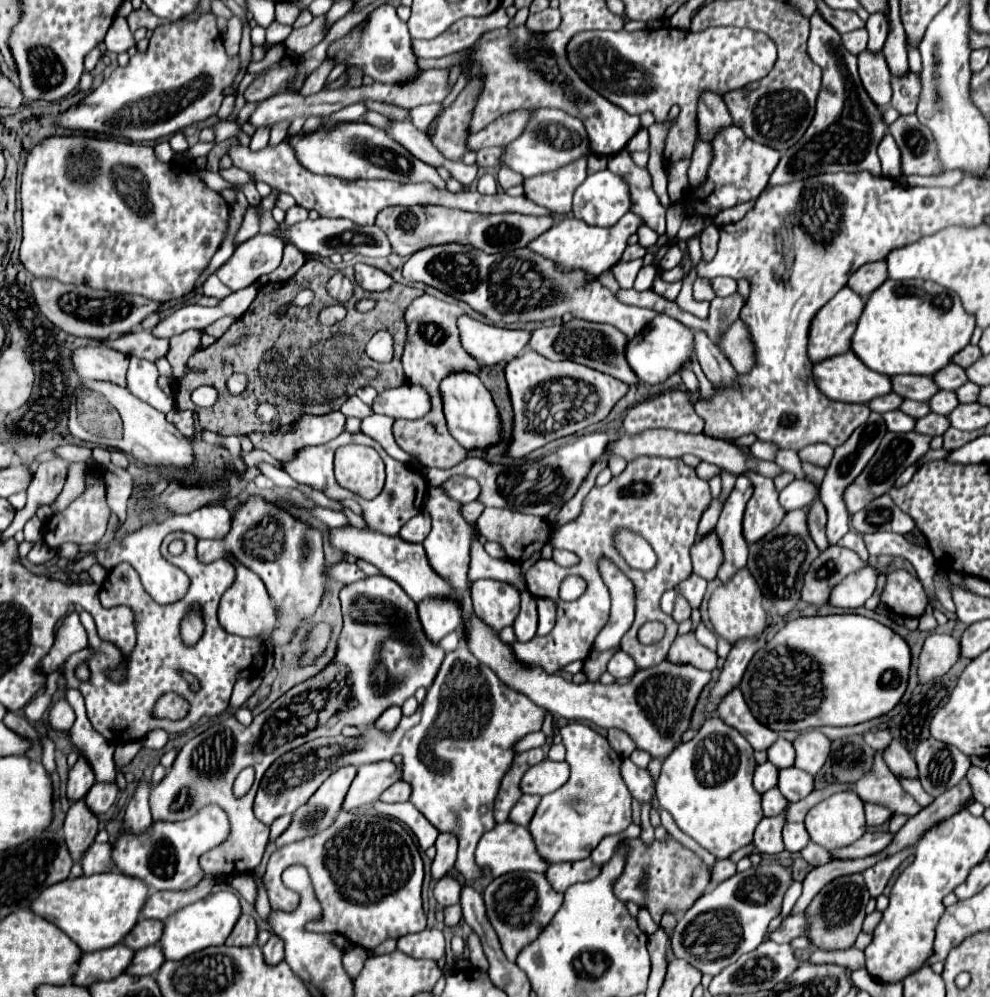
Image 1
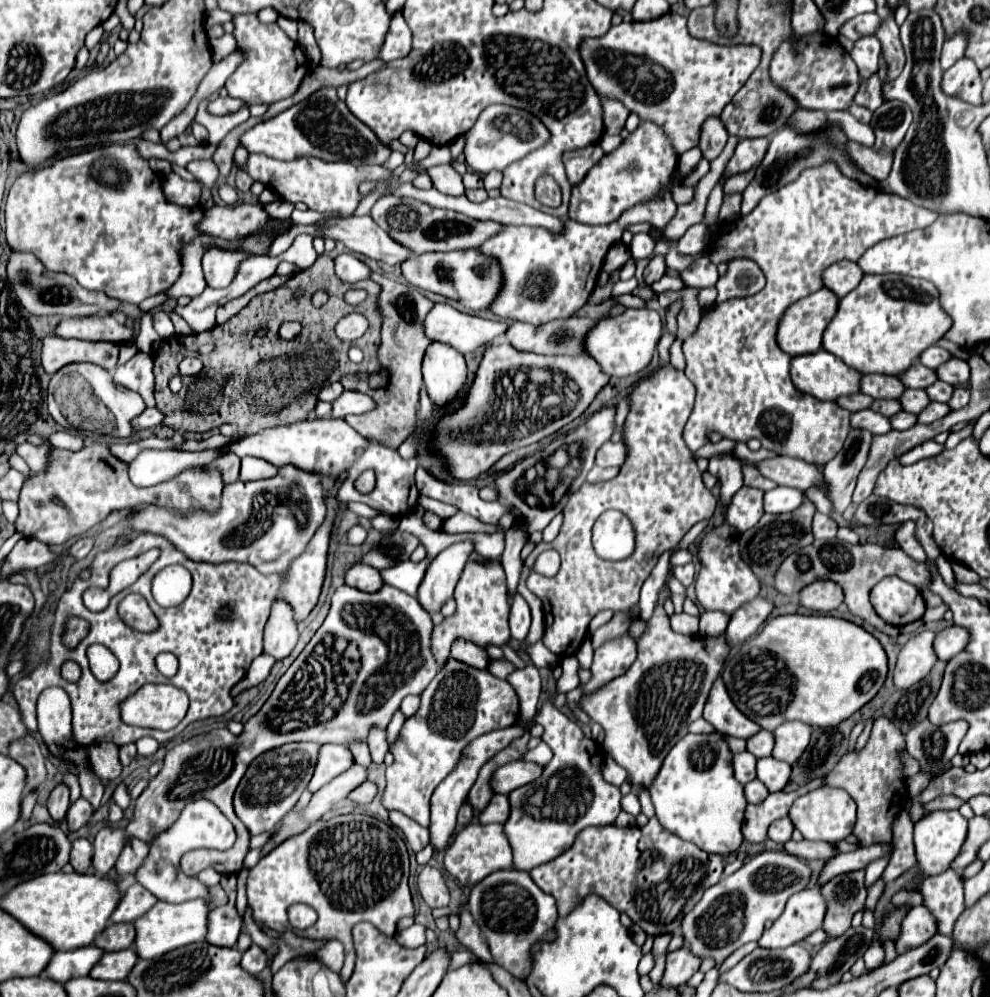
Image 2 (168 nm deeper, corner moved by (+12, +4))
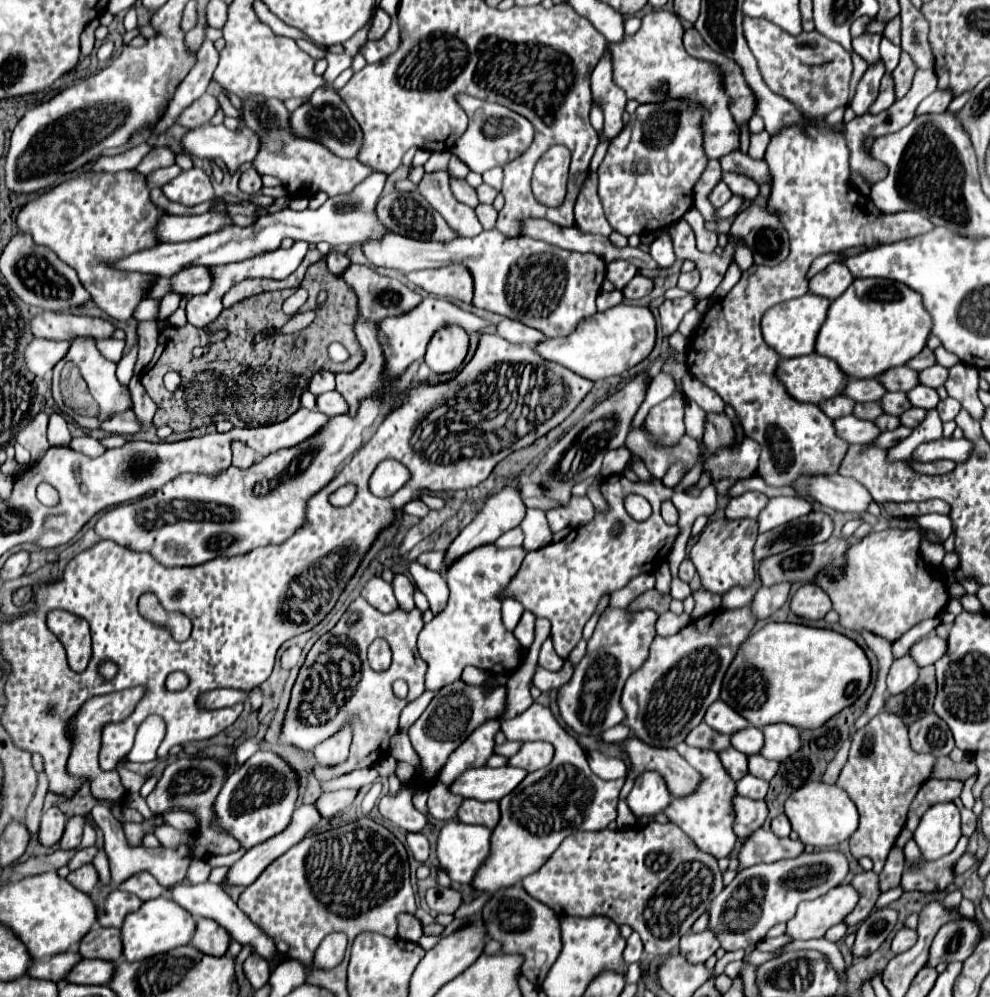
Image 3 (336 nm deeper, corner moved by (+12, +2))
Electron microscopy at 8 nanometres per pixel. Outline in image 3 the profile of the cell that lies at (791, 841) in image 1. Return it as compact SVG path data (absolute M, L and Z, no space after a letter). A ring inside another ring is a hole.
M777 815L773 821L771 821L771 831L777 835L777 837L789 837L791 833L791 823L785 815Z

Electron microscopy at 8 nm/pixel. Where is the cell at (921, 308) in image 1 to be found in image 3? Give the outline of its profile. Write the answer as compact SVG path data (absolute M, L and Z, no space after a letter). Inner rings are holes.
M855 279L843 295L831 301L815 351L833 359L847 377L871 379L891 367L905 365L925 347L929 333L931 317L919 293L889 279Z

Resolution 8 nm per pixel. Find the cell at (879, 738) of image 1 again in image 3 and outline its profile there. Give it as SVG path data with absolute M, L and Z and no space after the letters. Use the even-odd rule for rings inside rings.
M877 713L863 729L853 733L847 763L839 773L839 787L847 791L859 811L859 827L851 835L851 855L869 857L873 871L881 873L887 853L907 821L907 809L919 787L931 779L935 757L915 753L909 745L907 725L895 713Z

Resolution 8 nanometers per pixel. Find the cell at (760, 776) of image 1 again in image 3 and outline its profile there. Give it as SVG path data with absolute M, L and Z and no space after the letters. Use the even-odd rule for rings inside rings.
M733 747L731 749L723 749L719 753L719 759L721 759L725 771L729 773L729 777L733 781L739 781L741 777L747 775L747 757L743 753L739 753L737 749L733 749Z

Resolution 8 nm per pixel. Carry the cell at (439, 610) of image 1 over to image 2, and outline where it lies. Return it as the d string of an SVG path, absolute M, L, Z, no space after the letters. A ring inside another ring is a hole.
M457 543L443 549L431 561L417 591L417 601L425 611L429 613L441 611L441 607L453 597L453 589L471 551L473 551L471 543Z

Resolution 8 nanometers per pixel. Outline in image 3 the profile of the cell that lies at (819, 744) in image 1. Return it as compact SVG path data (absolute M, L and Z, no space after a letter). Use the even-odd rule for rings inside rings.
M787 723L765 725L763 735L765 735L765 743L763 743L761 755L767 759L783 761L791 753L795 753L795 749L799 749L799 745L801 745L799 729L787 725Z

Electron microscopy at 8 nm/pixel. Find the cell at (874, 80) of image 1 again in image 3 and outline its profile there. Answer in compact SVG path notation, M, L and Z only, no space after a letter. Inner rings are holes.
M883 75L881 79L881 91L877 101L871 107L871 113L881 113L883 109L889 109L895 103L895 85L891 81L891 75Z

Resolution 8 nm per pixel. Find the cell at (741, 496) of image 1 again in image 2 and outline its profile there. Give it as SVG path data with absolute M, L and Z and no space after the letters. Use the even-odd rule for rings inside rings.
M715 455L709 459L709 473L719 479L721 493L719 493L719 507L725 509L731 497L743 487L743 473L735 459L729 455Z

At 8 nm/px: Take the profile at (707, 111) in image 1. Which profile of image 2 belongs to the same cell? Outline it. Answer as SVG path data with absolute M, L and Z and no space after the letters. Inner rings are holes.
M719 117L707 119L707 123L703 123L703 131L699 133L699 149L703 151L703 157L709 161L715 159L723 151L727 137L729 133Z

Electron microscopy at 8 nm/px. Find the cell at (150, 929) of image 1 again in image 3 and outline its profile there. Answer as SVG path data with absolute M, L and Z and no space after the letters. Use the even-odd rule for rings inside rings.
M93 925L79 945L79 955L85 959L103 959L117 963L121 959L121 931Z

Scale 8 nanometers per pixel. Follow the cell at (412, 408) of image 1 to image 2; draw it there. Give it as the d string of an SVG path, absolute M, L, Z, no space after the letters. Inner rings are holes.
M343 391L343 395L333 403L333 417L347 417L347 415L359 415L369 413L375 409L375 401L369 395L363 395L359 391Z

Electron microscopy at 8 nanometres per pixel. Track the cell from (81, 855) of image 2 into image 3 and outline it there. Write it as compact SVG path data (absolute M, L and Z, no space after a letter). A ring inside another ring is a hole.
M83 865L81 869L71 871L69 877L67 877L67 881L69 881L73 887L77 887L79 891L91 895L93 887L99 883L99 877L97 877L97 871L95 871L93 865Z

